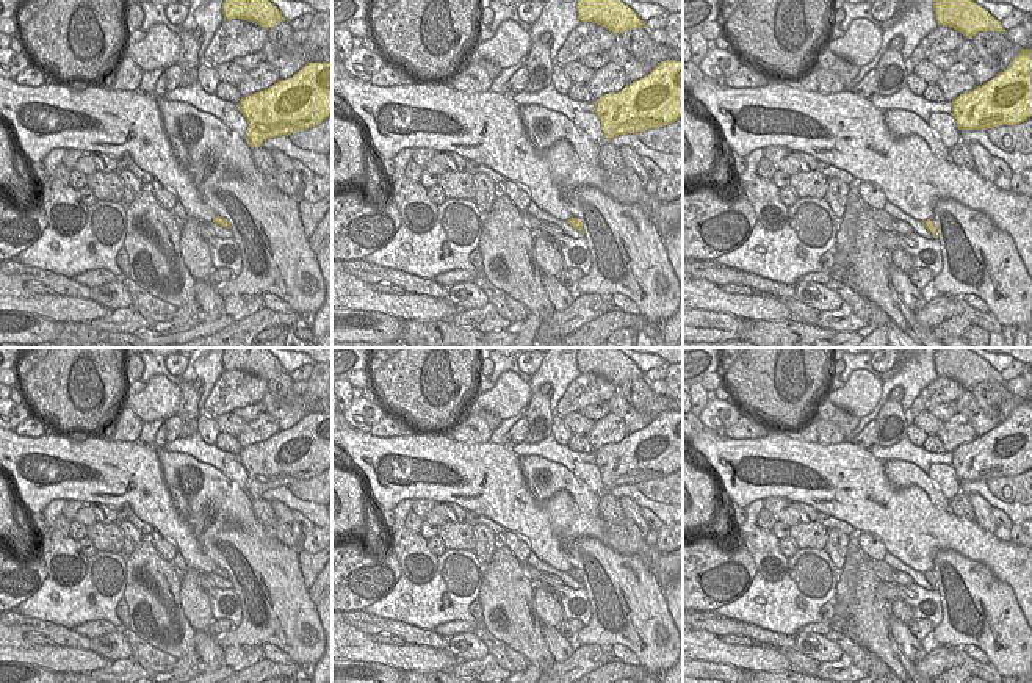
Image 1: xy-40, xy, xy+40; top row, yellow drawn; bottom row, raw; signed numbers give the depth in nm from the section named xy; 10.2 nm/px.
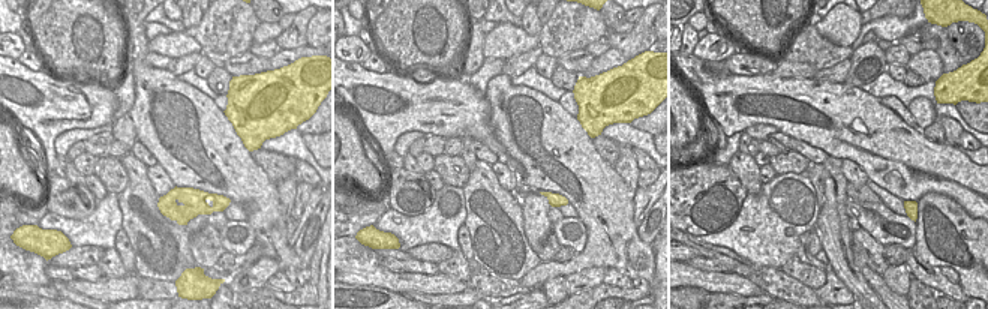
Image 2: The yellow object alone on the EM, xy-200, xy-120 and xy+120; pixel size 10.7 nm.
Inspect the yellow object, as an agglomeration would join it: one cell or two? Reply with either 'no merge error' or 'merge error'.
no merge error

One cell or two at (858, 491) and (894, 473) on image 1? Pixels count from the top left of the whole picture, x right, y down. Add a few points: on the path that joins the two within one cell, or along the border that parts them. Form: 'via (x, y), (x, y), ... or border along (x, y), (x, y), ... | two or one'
border along (882, 462), (885, 477), (896, 487), (921, 489) | two

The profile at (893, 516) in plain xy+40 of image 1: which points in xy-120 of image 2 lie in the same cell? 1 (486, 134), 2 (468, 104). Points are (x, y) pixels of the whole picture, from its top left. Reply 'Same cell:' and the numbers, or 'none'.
Same cell: 1, 2

